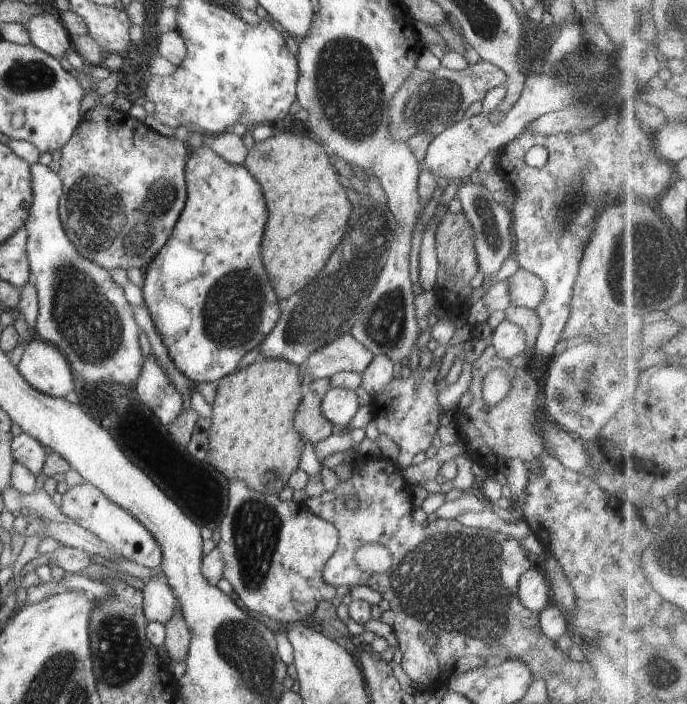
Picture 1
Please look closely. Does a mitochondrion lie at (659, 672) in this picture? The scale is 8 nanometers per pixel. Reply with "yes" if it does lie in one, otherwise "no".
yes

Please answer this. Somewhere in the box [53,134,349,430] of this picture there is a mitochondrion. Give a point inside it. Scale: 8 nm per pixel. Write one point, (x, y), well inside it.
(95, 212)

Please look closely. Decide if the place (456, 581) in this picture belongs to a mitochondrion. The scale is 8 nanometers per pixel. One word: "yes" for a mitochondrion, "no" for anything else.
yes

